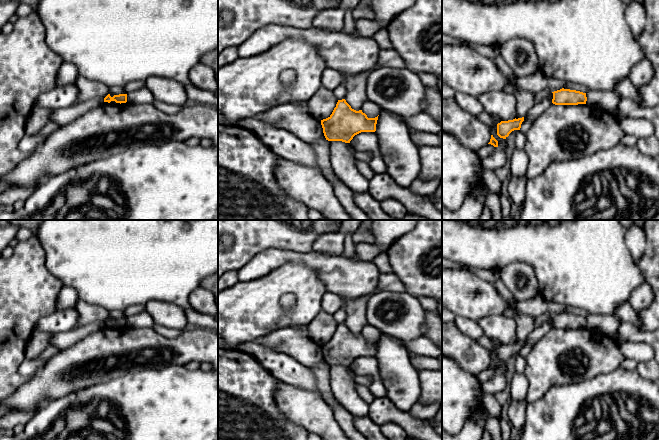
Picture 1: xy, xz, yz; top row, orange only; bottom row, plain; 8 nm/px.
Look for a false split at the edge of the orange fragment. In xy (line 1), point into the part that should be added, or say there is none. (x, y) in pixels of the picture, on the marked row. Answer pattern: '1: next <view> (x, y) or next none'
1: next none

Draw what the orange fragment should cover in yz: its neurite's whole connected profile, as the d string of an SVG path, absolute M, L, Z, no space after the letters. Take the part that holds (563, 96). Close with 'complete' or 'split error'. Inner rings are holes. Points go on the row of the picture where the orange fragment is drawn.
M562 88L552 93L552 103L555 105L578 105L586 104L587 101L586 93L576 90Z; complete

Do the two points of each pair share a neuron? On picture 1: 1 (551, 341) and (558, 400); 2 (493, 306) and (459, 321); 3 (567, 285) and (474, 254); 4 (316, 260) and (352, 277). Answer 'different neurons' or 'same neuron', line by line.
1: different neurons
2: different neurons
3: same neuron
4: same neuron

